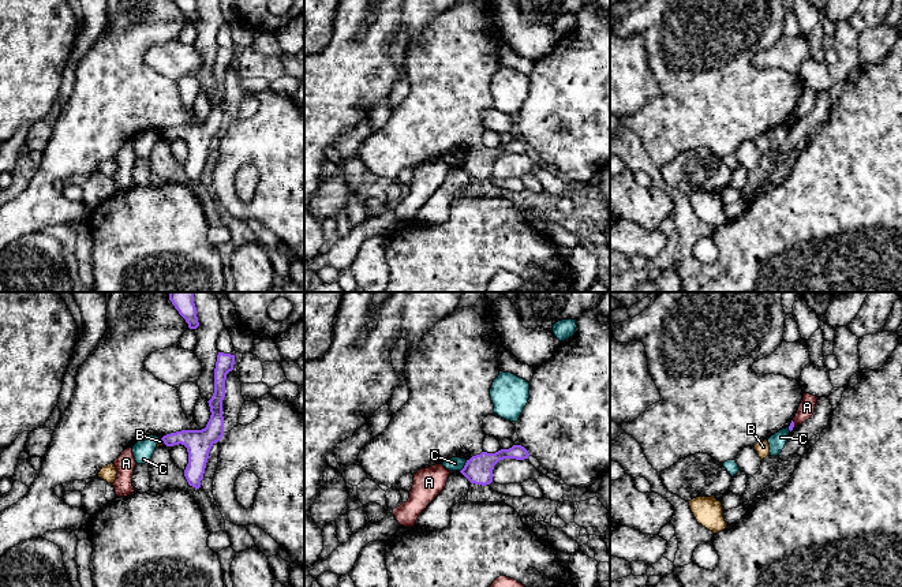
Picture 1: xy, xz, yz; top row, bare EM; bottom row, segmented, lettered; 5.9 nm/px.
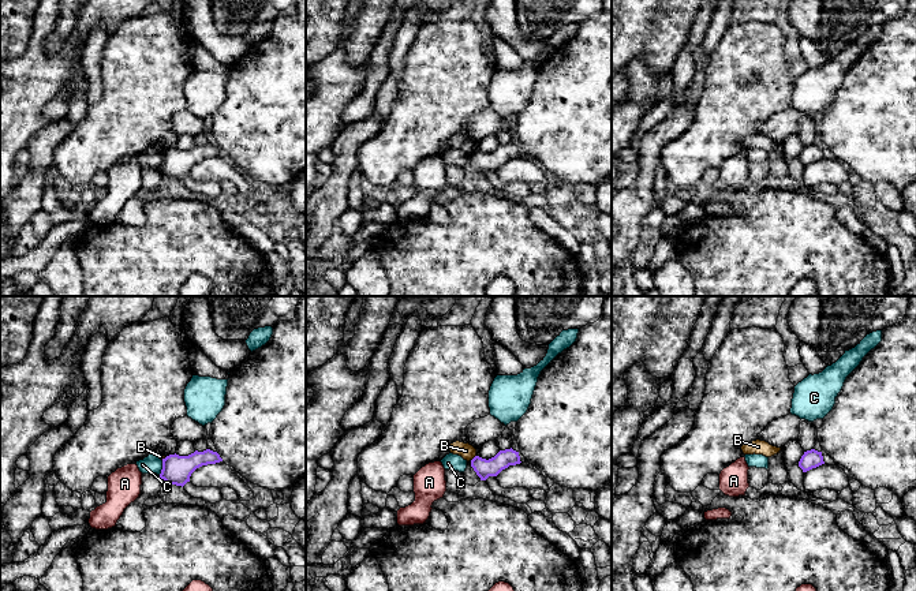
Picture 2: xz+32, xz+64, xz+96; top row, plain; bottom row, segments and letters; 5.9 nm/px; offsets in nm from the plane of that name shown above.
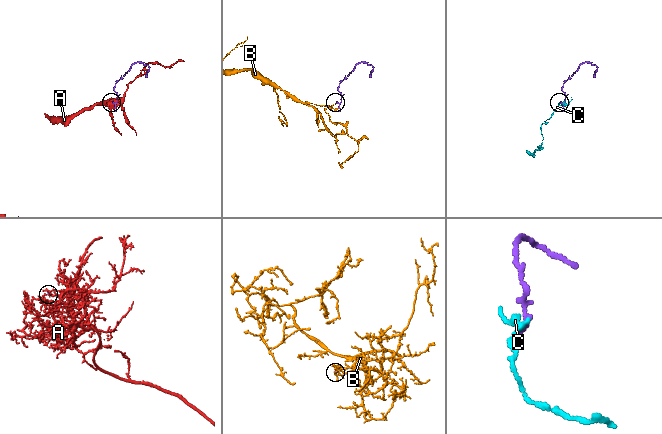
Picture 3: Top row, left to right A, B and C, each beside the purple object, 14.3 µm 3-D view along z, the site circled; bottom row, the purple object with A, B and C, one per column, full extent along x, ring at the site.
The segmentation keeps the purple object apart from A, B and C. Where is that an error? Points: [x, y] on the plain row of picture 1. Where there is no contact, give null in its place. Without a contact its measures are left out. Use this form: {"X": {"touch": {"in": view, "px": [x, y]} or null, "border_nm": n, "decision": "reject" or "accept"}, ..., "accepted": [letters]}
{"A": {"touch": {"in": "yz", "px": [793, 119]}, "border_nm": 50, "decision": "reject"}, "B": {"touch": {"in": "xy", "px": [163, 134]}, "border_nm": 50, "decision": "reject"}, "C": {"touch": {"in": "xz", "px": [464, 160]}, "border_nm": 80, "decision": "reject"}, "accepted": []}

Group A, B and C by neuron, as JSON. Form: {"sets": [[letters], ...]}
{"sets": [["A"], ["B"], ["C"]]}

